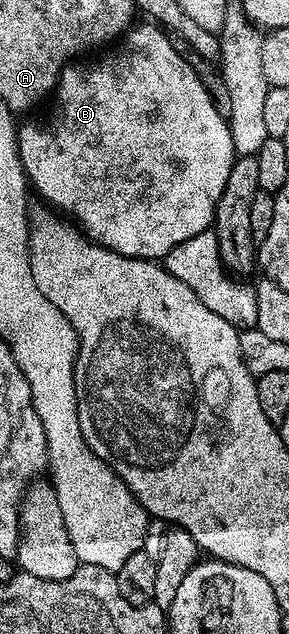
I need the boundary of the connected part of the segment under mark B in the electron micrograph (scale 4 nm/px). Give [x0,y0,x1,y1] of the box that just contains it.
[17,25,237,261]

